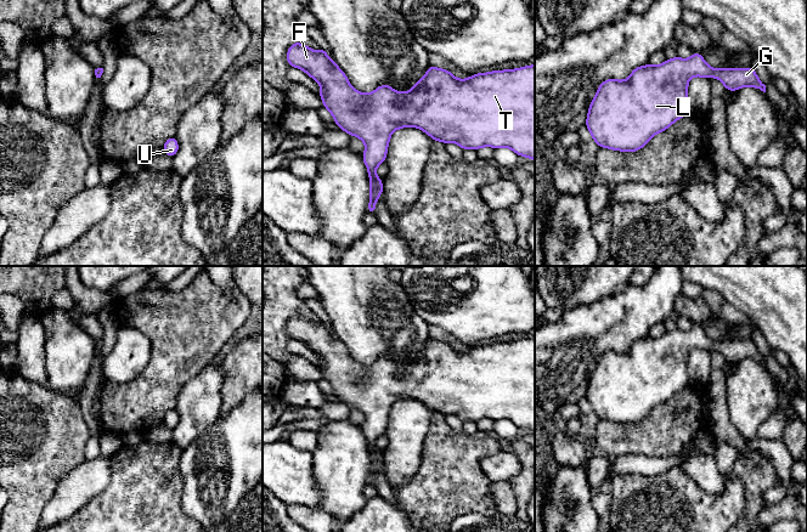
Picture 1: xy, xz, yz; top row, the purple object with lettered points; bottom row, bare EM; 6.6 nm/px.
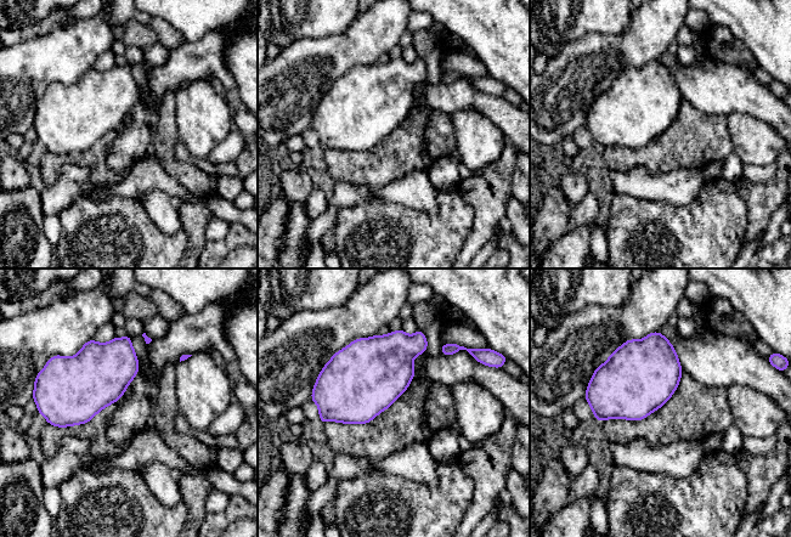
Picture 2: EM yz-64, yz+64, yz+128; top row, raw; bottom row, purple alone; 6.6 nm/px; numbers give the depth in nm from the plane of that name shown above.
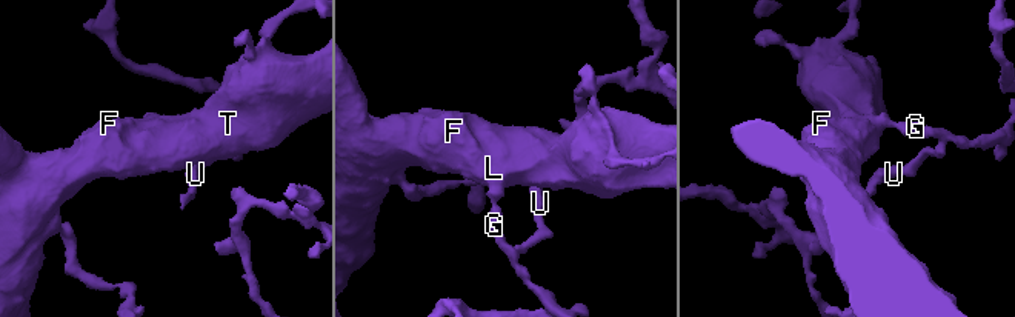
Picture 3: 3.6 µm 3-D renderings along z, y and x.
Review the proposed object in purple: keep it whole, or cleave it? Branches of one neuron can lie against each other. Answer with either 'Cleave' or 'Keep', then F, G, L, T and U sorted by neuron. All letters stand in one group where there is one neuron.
Keep. Groups: F G L T U

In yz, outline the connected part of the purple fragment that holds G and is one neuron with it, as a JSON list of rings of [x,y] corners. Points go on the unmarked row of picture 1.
[[[694,324],[688,332],[676,328],[660,338],[637,339],[627,352],[604,352],[588,379],[585,396],[592,412],[599,419],[614,423],[636,424],[643,420],[653,408],[689,385],[688,355],[692,349],[717,350],[729,363],[754,358],[766,364],[766,357],[760,353],[752,339],[713,341],[701,326]]]

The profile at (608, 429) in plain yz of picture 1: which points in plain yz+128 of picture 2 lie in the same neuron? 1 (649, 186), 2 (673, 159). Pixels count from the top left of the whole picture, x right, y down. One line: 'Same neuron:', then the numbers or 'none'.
Same neuron: 2

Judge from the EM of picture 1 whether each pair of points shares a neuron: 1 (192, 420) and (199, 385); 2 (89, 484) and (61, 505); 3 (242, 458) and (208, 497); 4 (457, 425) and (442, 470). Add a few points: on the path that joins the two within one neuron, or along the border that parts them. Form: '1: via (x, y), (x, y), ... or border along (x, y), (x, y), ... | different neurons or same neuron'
1: via (197, 412), (199, 394) | same neuron
2: via (82, 485), (68, 498) | same neuron
3: via (232, 468), (231, 474), (218, 487) | same neuron
4: border along (444, 416), (447, 424), (455, 431), (462, 433) | different neurons

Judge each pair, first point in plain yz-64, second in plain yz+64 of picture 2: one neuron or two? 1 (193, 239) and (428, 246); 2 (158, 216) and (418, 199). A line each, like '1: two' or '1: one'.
1: two
2: one

